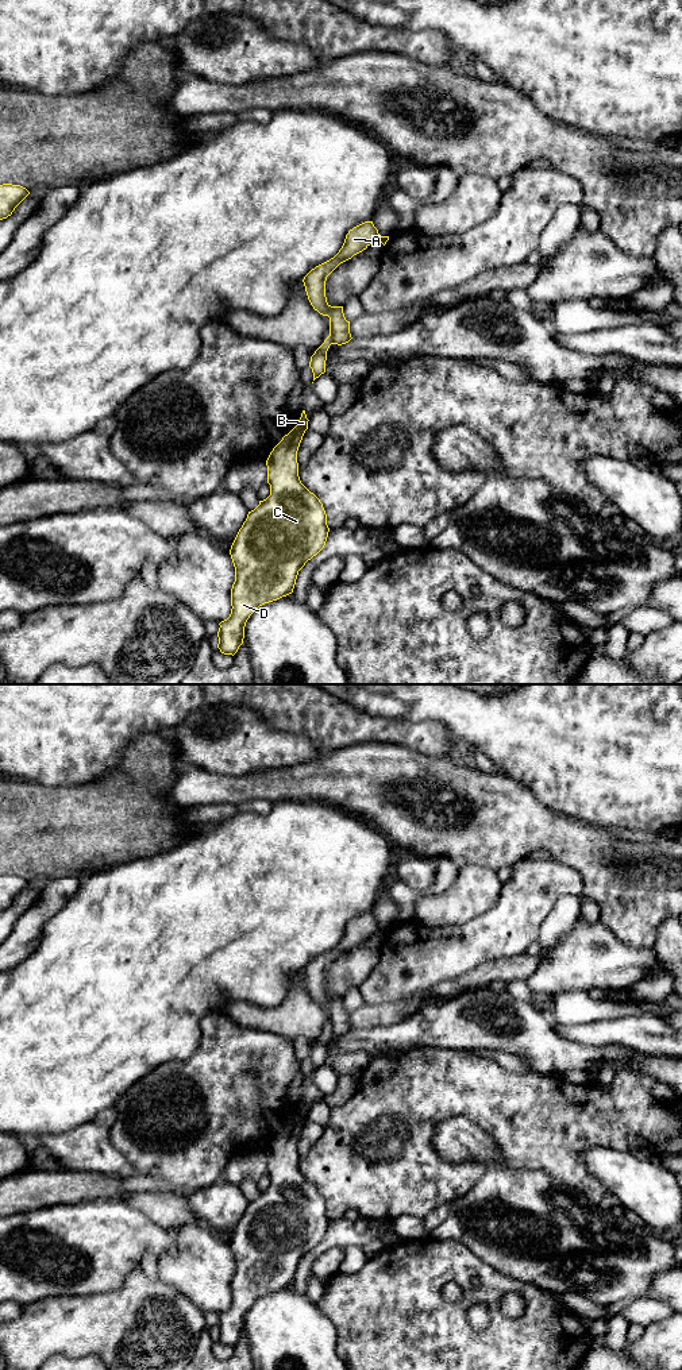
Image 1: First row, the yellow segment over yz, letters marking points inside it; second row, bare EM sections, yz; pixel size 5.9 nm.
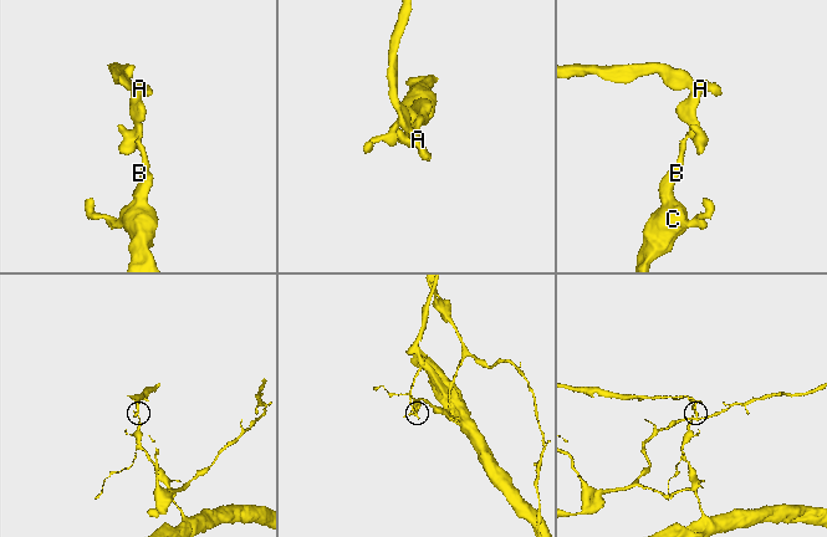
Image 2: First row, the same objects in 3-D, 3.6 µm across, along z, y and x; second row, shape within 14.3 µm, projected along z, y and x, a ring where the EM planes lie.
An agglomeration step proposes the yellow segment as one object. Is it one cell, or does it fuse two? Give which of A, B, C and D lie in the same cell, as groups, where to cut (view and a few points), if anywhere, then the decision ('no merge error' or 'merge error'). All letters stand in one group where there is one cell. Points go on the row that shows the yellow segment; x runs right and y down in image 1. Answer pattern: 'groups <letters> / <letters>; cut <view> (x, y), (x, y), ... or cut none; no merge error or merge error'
groups A / B C D; cut yz (328, 336), (331, 343); merge error

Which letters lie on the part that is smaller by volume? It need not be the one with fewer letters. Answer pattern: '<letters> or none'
A

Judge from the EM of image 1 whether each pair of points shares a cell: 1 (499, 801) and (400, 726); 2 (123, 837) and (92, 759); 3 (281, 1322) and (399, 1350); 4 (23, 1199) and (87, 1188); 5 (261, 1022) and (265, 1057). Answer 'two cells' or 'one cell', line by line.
1: two cells
2: two cells
3: two cells
4: one cell
5: two cells

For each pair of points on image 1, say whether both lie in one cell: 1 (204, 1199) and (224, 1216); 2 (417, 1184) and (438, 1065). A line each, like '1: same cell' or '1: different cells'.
1: same cell
2: same cell

